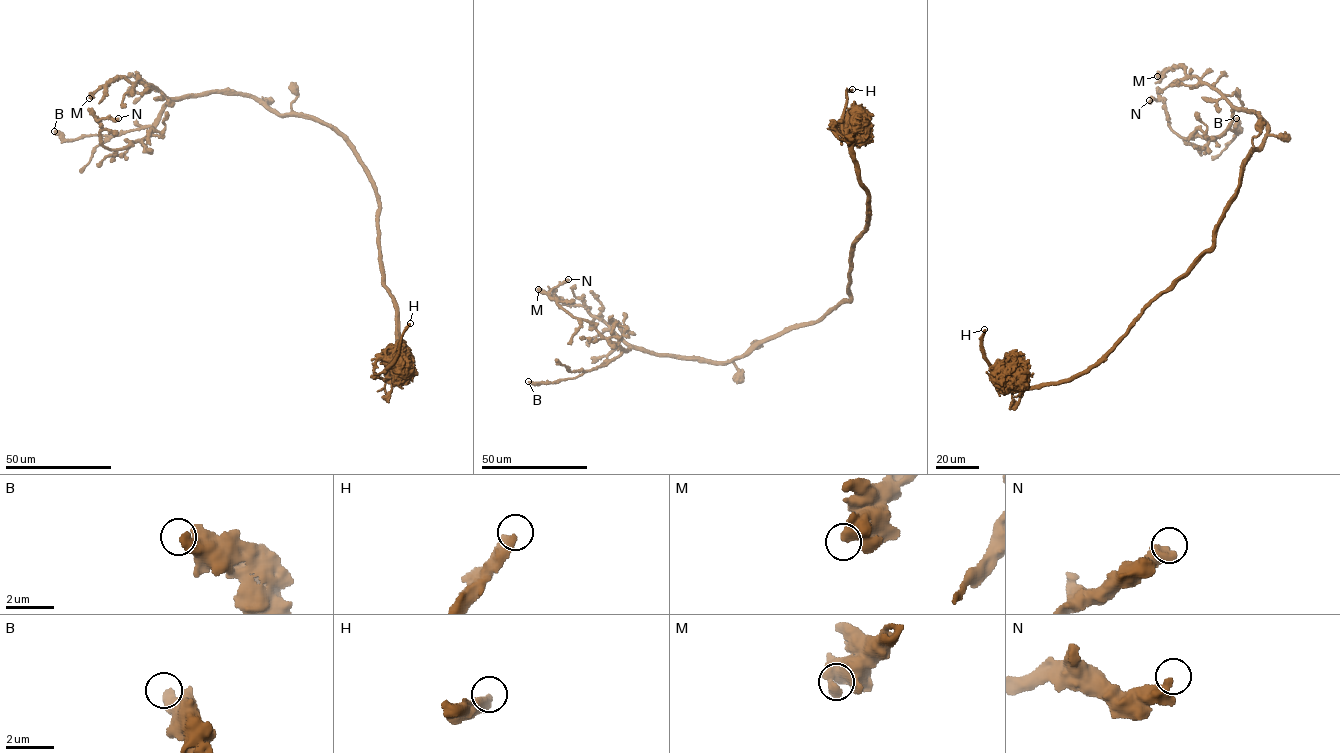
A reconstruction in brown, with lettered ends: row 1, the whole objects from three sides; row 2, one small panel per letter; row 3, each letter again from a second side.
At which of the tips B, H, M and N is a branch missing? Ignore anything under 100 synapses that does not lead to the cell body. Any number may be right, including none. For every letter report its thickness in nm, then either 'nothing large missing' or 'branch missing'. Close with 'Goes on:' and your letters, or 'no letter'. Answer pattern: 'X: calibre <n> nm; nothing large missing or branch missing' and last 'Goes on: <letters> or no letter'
B: calibre 440 nm; nothing large missing
H: calibre 420 nm; branch missing
M: calibre 500 nm; nothing large missing
N: calibre 400 nm; nothing large missing
Goes on: H

